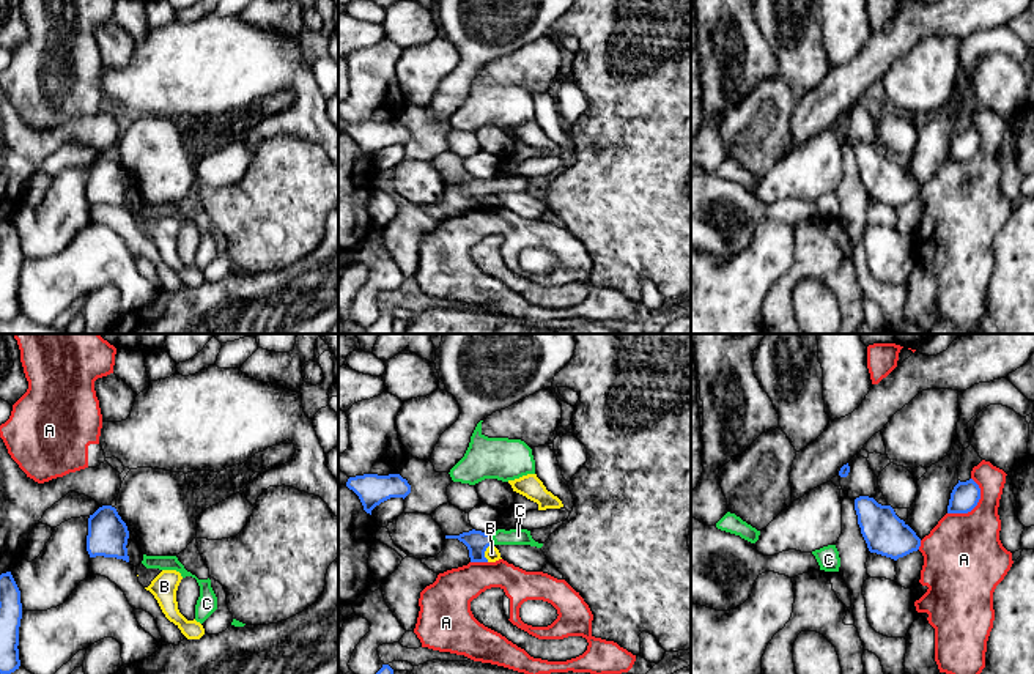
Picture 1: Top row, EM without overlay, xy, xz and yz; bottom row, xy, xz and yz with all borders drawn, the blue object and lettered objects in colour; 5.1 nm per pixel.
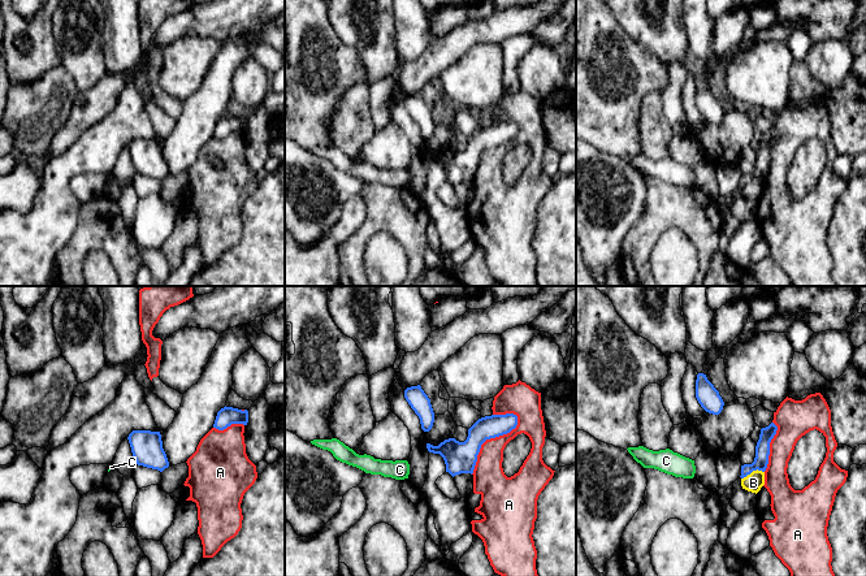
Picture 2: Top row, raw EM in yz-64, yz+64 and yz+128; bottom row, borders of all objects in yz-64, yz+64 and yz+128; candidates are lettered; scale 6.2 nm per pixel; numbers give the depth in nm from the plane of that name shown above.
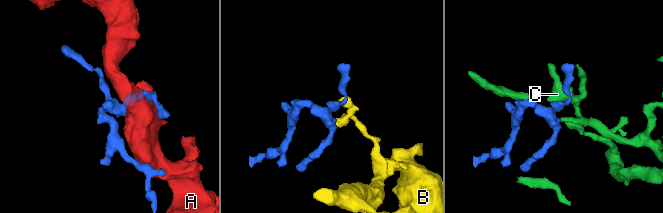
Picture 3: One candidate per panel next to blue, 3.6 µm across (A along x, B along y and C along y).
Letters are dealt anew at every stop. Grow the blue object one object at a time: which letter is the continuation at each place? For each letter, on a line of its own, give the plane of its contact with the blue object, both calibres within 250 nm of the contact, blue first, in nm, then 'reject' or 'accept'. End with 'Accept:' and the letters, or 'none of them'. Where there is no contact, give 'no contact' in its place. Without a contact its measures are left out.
A: contact in yz; calibres 140 and 400 nm; reject
B: contact in xz; calibres 120 and 70 nm; reject
C: contact in xz; calibres 120 and 80 nm; accept
Accept: C

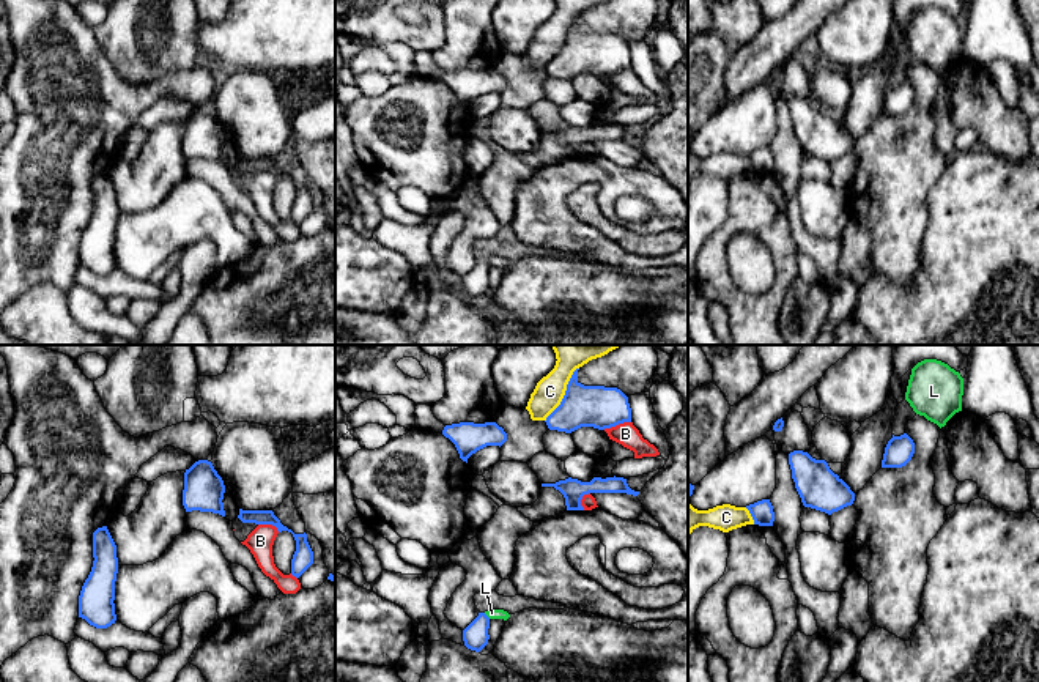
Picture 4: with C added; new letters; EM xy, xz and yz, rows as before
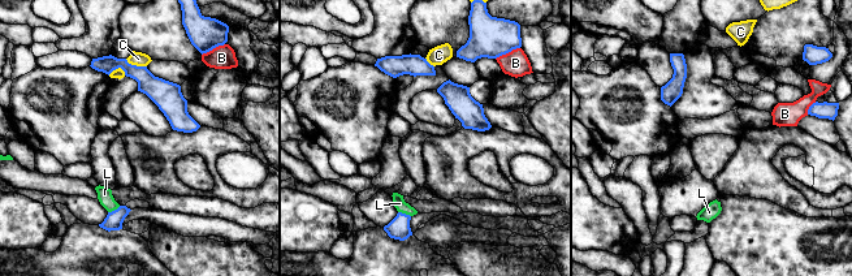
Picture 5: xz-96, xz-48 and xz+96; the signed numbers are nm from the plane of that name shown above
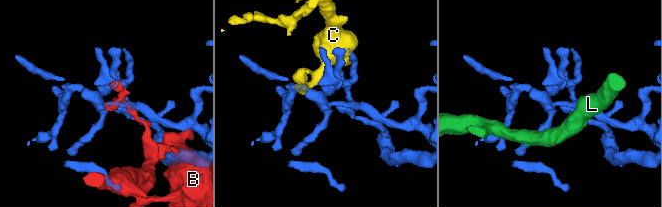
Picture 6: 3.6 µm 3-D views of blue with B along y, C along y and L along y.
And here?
B: contact in xz; calibres 220 and 120 nm; reject
C: contact in xz; calibres 220 and 150 nm; reject
L: contact in xz; calibres 130 and 50 nm; reject
Accept: none of them

